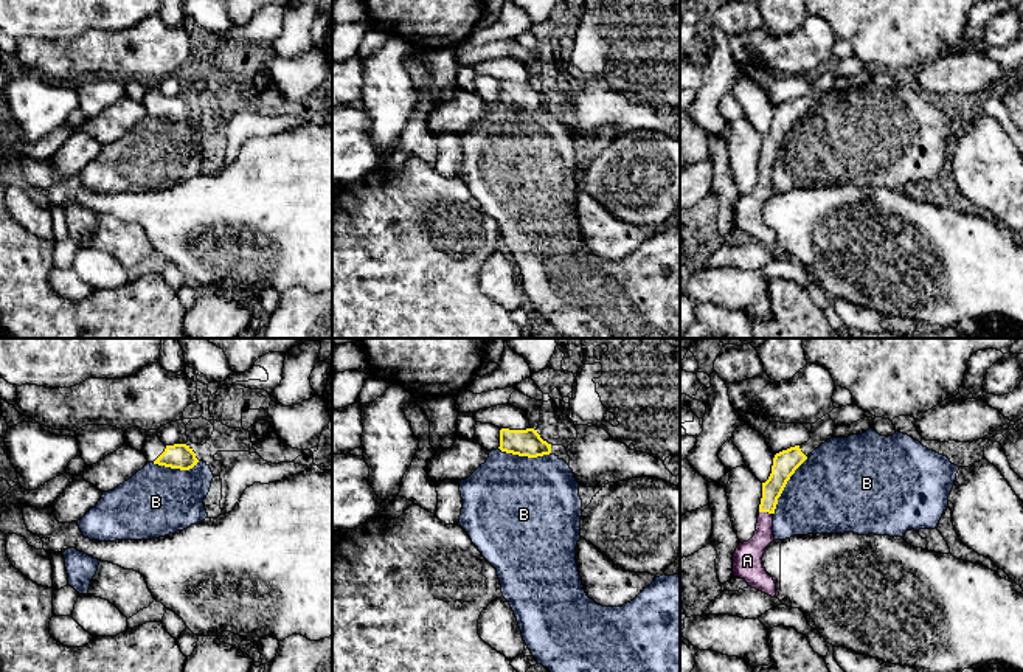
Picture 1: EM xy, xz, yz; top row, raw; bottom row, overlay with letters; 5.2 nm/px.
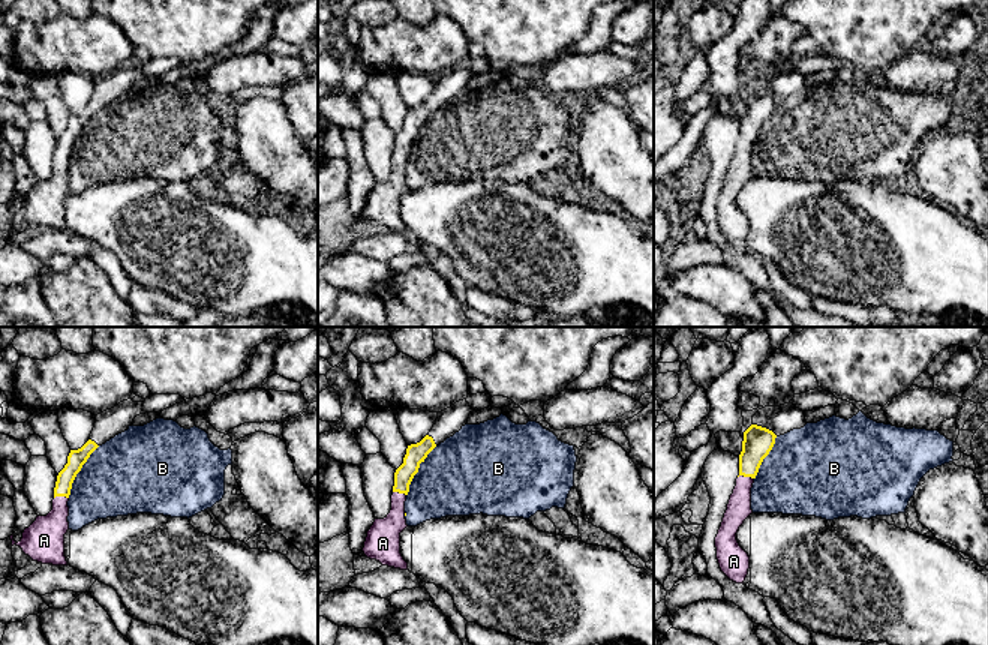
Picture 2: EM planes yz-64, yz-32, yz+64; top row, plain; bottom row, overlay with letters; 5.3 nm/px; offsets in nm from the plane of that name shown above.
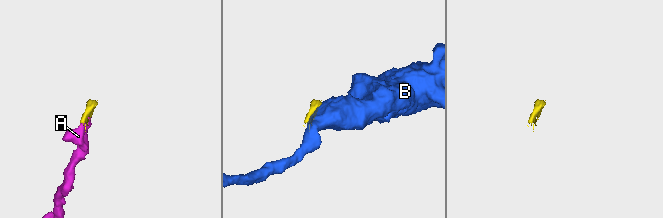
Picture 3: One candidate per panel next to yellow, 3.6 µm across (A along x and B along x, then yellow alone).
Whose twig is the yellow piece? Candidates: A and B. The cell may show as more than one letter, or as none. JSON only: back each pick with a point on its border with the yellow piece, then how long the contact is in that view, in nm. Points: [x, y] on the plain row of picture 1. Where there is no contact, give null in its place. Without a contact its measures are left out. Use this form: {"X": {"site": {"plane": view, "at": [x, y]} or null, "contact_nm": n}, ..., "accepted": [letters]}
{"A": {"site": {"plane": "yz", "at": [766, 163]}, "contact_nm": 70}, "accepted": ["A"]}

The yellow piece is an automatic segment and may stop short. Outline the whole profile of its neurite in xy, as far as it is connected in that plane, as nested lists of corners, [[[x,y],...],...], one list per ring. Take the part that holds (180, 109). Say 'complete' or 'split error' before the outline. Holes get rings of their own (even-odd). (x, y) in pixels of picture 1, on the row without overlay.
split error; [[[157,82],[146,84],[143,106],[147,115],[154,115],[171,121],[189,123],[199,115],[196,106],[189,98],[165,98],[158,90]]]

